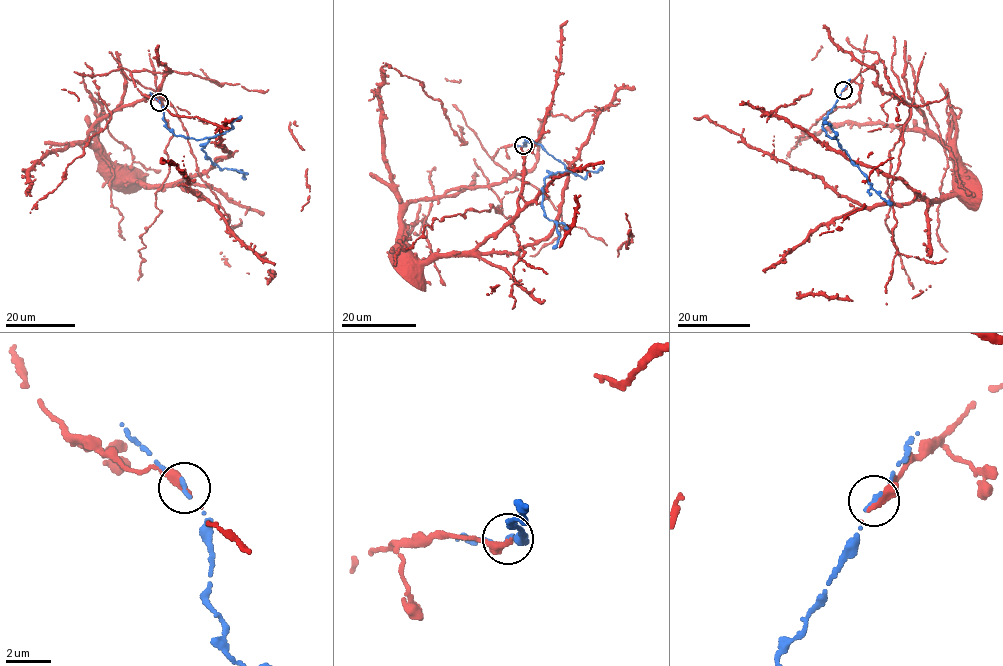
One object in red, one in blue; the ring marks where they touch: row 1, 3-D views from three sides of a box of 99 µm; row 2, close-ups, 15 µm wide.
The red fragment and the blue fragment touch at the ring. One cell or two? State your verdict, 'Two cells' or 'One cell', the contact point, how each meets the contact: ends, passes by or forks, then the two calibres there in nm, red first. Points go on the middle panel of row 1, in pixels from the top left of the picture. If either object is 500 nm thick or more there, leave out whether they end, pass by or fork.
One cell. Place: (523, 145). At the ring red ends. At the ring blue ends. Thickness 340 nm (red) against 200 nm

